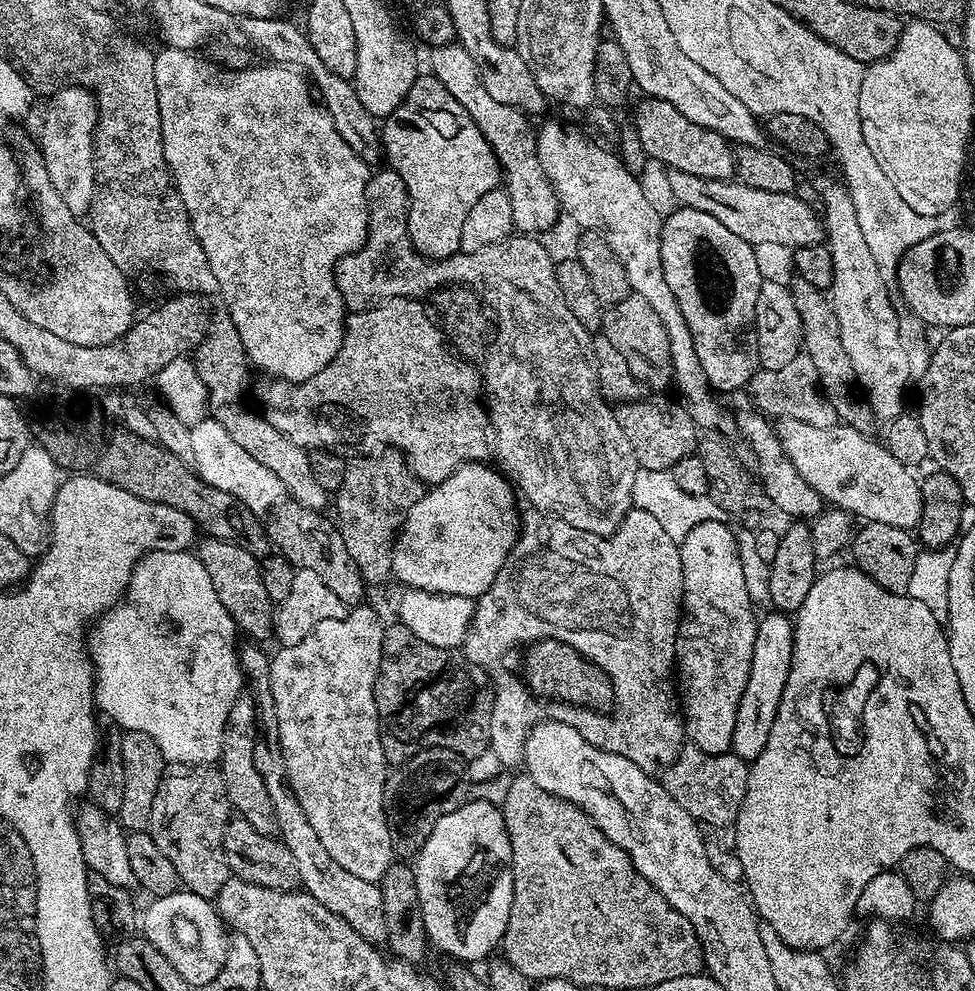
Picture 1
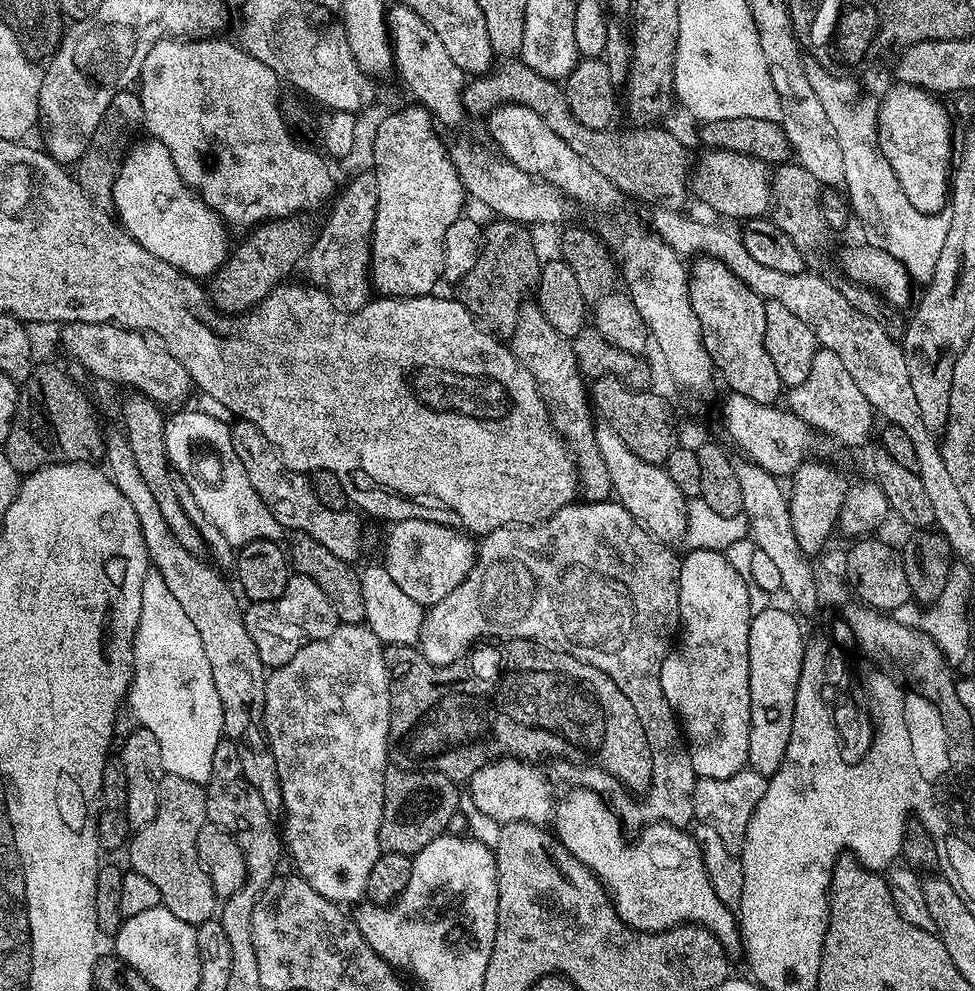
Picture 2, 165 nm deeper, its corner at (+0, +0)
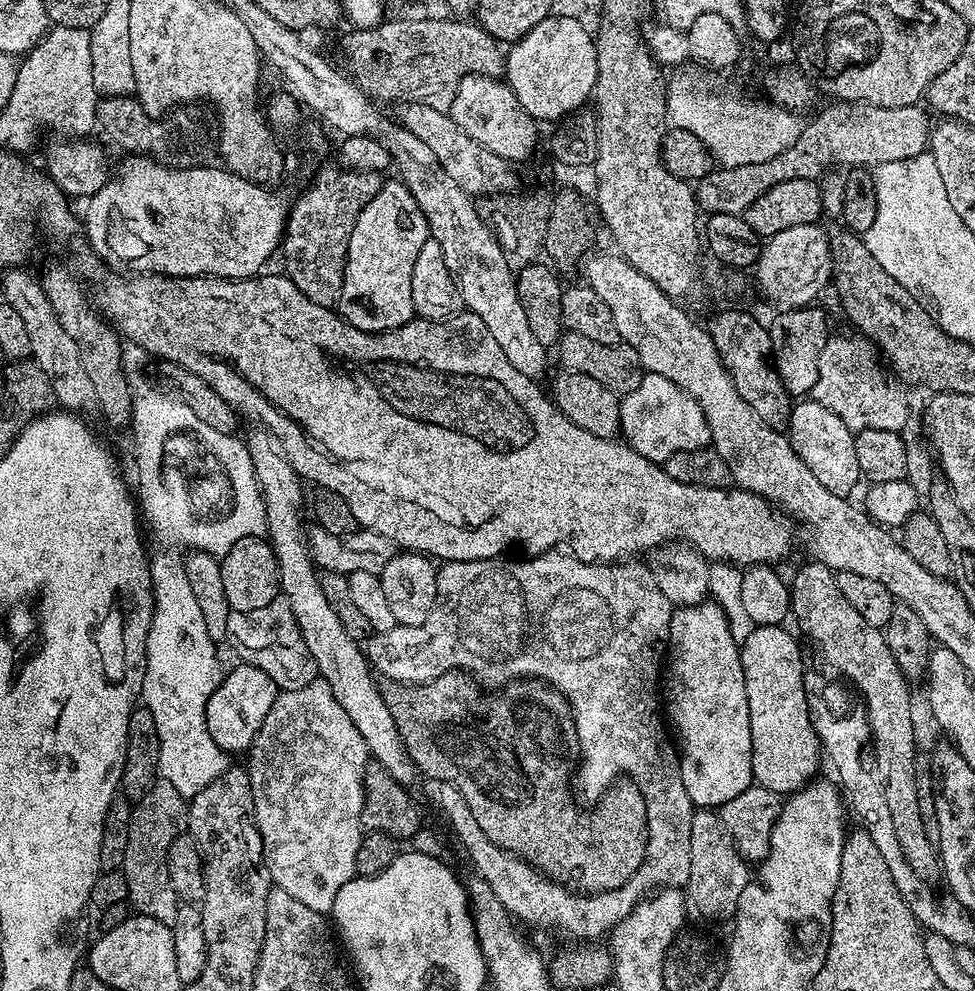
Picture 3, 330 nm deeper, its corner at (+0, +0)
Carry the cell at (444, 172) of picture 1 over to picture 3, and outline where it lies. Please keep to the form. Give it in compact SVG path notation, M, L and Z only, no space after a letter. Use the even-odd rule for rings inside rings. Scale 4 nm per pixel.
M385 179L378 194L358 214L354 230L350 230L348 256L344 259L344 281L338 301L338 314L351 328L363 332L389 332L408 324L416 316L414 294L410 294L410 277L414 275L414 262L418 250L430 239L428 223L403 180Z

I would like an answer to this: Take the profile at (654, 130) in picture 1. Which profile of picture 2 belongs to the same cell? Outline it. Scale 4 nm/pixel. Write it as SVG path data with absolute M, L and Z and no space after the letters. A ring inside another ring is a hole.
M716 149L701 151L700 161L695 161L694 175L690 180L690 192L708 208L720 216L747 222L763 217L772 203L770 168L754 157L743 156L730 150Z

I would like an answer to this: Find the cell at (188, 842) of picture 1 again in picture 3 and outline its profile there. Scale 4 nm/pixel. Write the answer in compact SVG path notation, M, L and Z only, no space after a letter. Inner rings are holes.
M157 778L146 790L141 800L135 801L132 816L128 820L128 837L122 871L126 878L127 903L141 916L149 916L158 922L171 926L178 918L180 904L170 886L168 873L168 851L174 842L187 829L189 801L170 782Z

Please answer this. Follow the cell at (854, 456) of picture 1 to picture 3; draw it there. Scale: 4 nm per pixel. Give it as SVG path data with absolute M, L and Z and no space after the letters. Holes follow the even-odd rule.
M645 372L634 390L623 393L620 400L620 432L634 451L648 460L663 462L678 451L692 453L709 447L712 435L702 406L688 392L683 392L670 378Z

